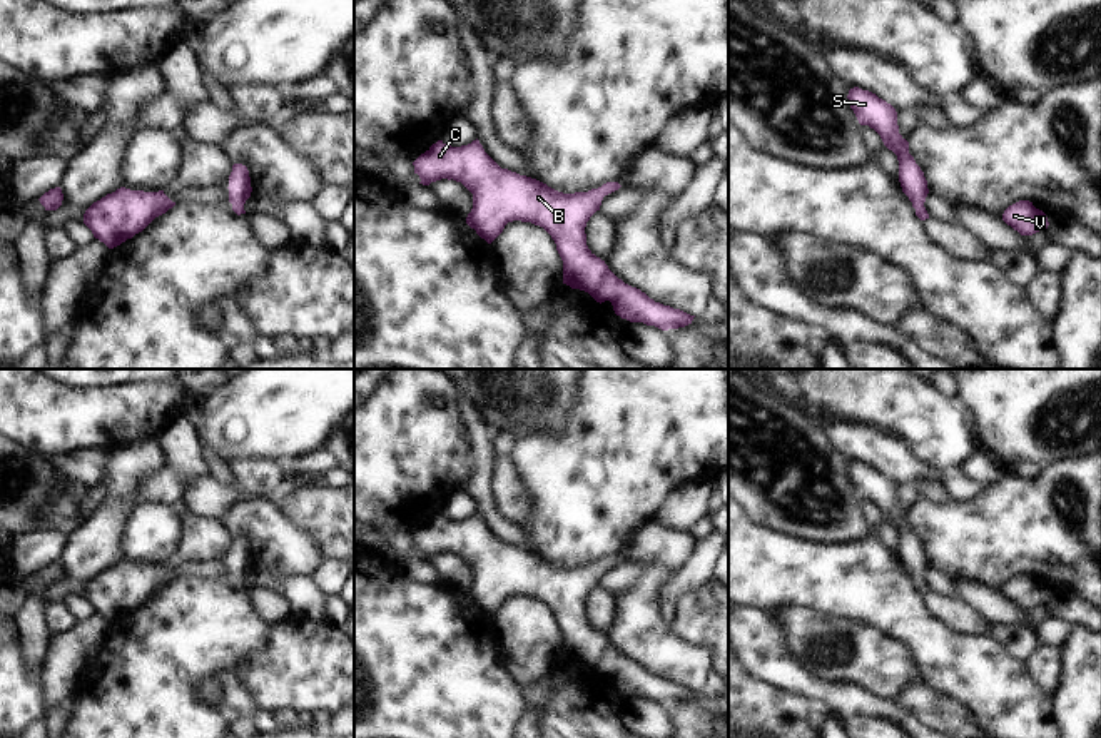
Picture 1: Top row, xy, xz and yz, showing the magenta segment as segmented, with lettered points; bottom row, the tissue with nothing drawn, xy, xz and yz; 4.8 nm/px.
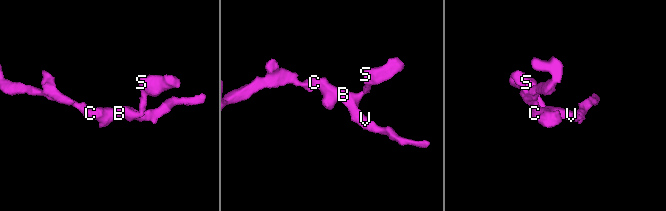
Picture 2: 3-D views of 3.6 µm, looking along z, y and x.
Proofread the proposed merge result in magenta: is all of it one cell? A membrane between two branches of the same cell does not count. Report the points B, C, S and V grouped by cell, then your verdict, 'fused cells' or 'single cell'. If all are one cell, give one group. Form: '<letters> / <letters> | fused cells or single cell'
B C S V | single cell

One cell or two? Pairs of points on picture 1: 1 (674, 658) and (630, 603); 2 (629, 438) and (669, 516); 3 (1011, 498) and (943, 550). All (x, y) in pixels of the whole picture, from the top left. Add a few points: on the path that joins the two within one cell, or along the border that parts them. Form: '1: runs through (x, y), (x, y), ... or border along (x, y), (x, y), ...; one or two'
1: runs through (660, 645), (637, 621), (637, 616); one
2: border along (694, 480), (682, 481), (664, 500), (652, 518); two
3: runs through (994, 515), (969, 540), (959, 540); one

